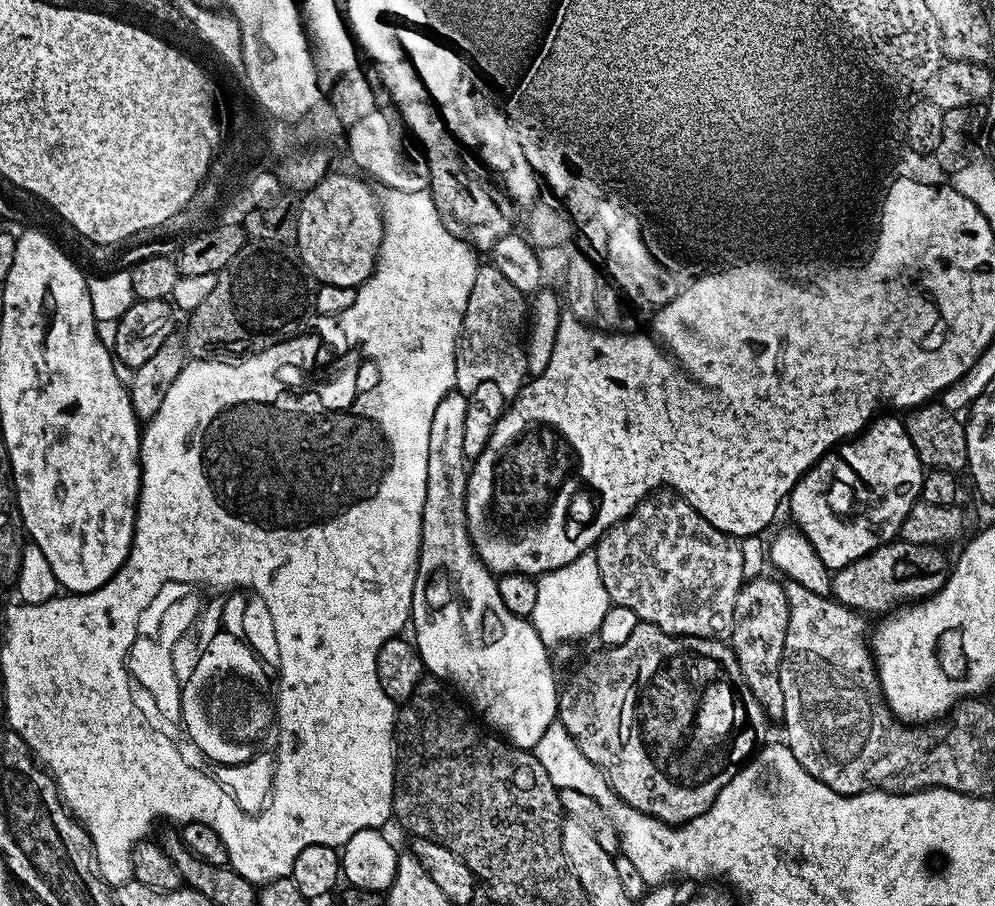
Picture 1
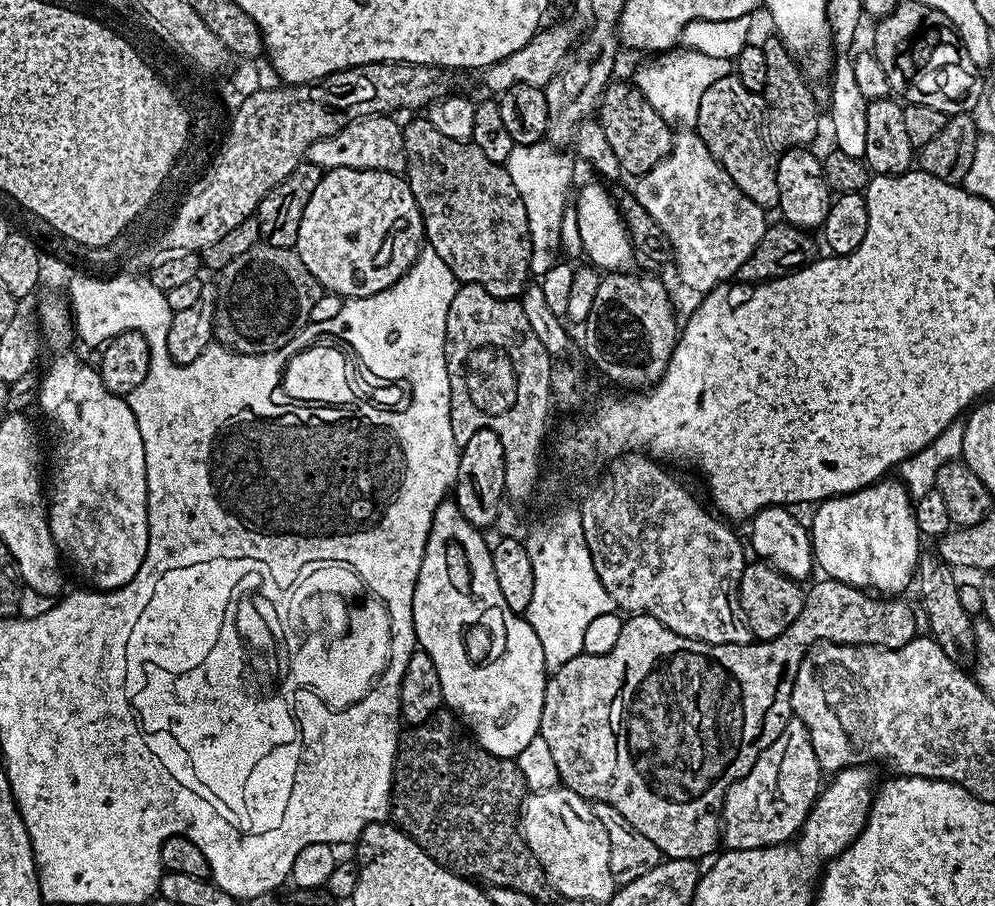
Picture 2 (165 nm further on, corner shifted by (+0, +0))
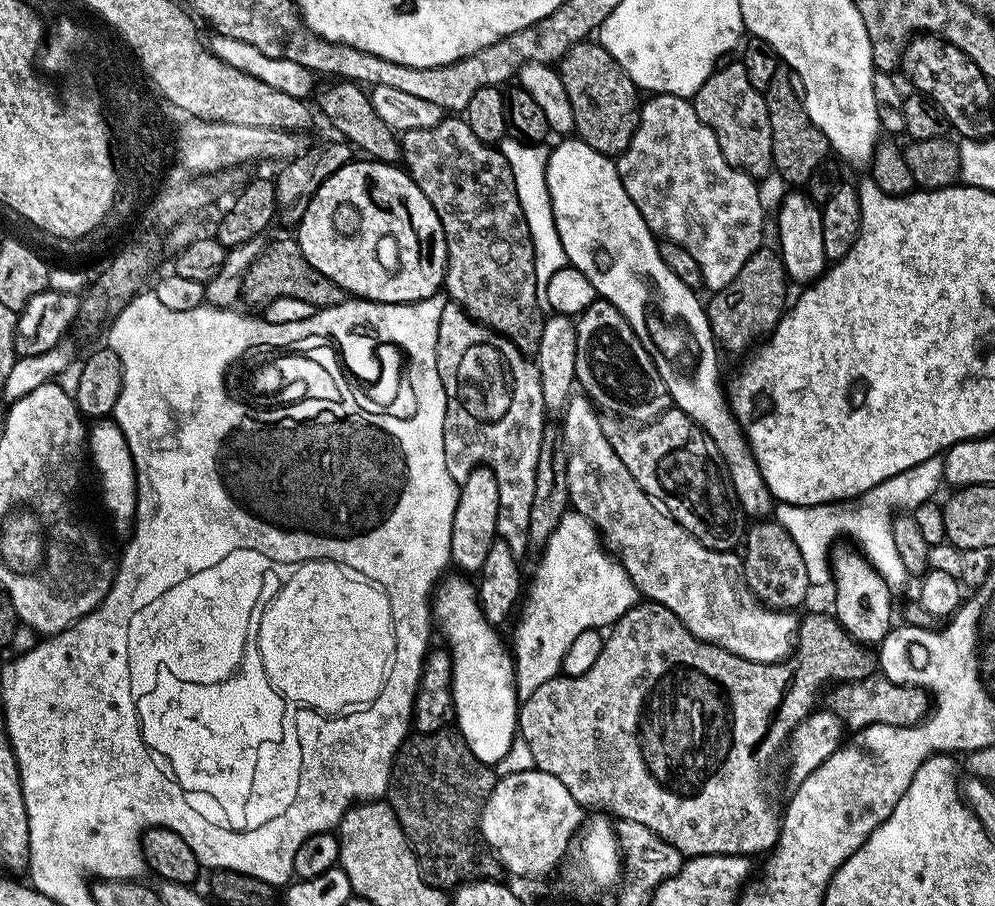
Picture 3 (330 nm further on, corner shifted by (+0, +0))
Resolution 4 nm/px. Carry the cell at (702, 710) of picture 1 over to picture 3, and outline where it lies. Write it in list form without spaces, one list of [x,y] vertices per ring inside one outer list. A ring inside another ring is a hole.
[[[645,599],[643,602],[637,602],[633,608],[628,608],[626,614],[622,614],[619,620],[611,625],[602,646],[602,654],[598,654],[598,662],[594,662],[594,666],[590,666],[586,674],[577,676],[558,674],[553,680],[542,682],[542,686],[538,686],[534,694],[523,697],[518,736],[533,751],[536,768],[546,774],[554,774],[554,778],[558,778],[558,782],[562,782],[562,786],[566,786],[566,790],[574,794],[574,798],[581,806],[605,804],[613,817],[647,826],[648,829],[654,830],[654,834],[658,834],[658,838],[670,842],[670,846],[674,846],[686,858],[694,856],[752,858],[755,857],[755,852],[767,854],[776,847],[776,840],[782,827],[781,813],[778,808],[776,812],[771,798],[764,793],[764,775],[768,772],[768,763],[775,758],[779,748],[781,751],[788,744],[792,731],[817,707],[816,699],[824,687],[827,689],[833,682],[867,680],[873,675],[878,660],[873,653],[871,656],[868,652],[871,651],[867,647],[857,644],[849,636],[835,615],[823,616],[820,612],[812,612],[800,620],[798,643],[791,655],[776,664],[750,662],[746,658],[738,658],[738,654],[730,654],[717,644],[699,640],[697,636],[690,634],[690,630],[686,630],[686,626],[682,626],[680,619],[669,608]]]

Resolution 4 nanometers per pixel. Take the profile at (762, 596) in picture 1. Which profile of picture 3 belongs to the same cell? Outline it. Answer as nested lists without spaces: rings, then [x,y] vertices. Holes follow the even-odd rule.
[[[764,518],[753,524],[756,525],[747,529],[742,541],[742,567],[749,590],[769,608],[799,609],[813,585],[806,574],[806,562],[802,562],[802,554],[794,546],[794,538],[775,519]]]

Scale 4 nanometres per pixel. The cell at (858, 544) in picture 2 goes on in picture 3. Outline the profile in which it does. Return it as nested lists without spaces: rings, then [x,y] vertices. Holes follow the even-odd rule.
[[[837,551],[830,560],[830,572],[836,576],[836,609],[834,615],[849,636],[861,646],[878,646],[886,634],[894,627],[892,620],[893,593],[886,587],[884,580],[873,572],[868,561],[859,551]]]

